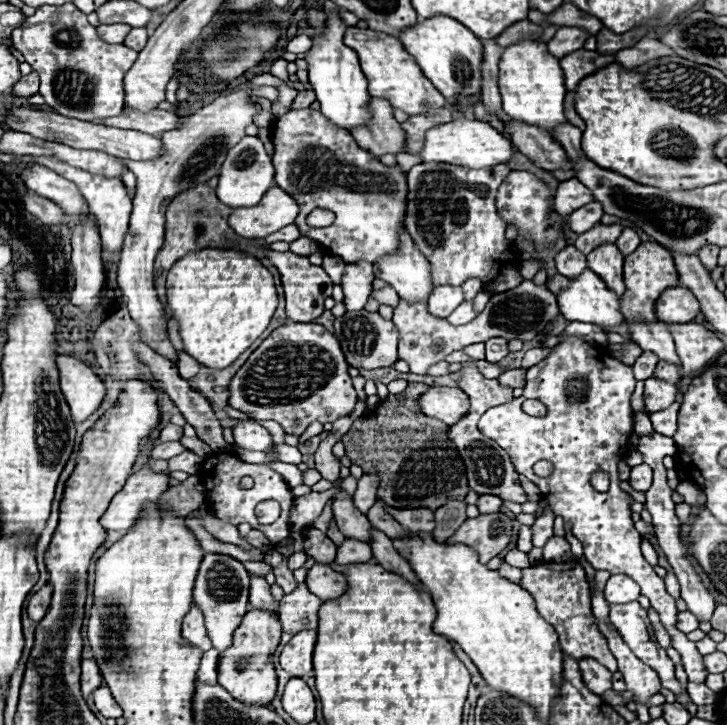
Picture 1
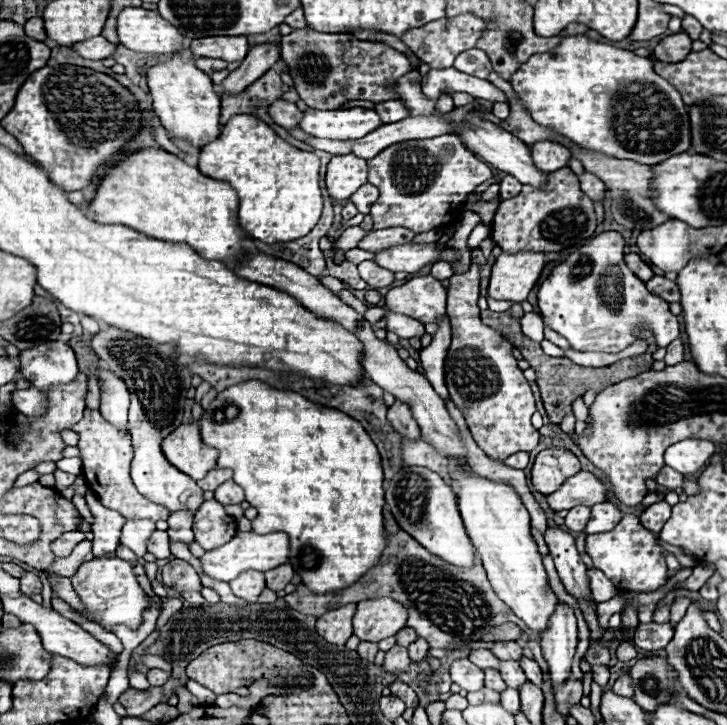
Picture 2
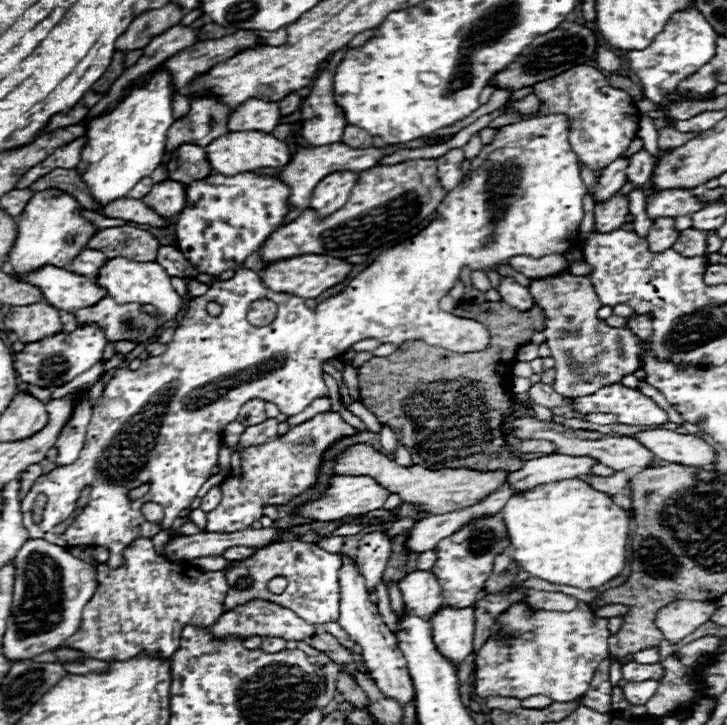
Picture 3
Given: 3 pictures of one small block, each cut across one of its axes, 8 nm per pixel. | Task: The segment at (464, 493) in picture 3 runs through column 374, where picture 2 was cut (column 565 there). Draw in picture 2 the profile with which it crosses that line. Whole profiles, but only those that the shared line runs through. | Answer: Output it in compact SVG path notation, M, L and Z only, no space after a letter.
M548 448L542 450L532 466L532 484L542 494L556 492L568 476L580 472L578 458L564 448Z

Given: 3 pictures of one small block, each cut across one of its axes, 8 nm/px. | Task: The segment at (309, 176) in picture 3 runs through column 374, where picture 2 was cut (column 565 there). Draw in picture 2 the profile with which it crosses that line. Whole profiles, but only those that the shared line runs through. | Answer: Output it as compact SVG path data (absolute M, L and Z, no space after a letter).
M538 140L530 144L530 152L536 168L544 172L554 172L558 168L564 168L568 164L568 158L572 156L568 148L550 140Z

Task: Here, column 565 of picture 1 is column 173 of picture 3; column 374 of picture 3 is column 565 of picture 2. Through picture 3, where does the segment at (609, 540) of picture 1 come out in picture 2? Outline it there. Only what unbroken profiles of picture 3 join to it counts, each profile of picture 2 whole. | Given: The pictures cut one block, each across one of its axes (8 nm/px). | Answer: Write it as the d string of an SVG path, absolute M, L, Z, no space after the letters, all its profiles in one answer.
M602 232L568 254L540 284L538 306L542 316L552 330L570 342L572 350L618 354L636 340L630 322L652 322L660 348L666 348L680 336L678 318L668 310L666 300L650 294L646 284L626 266L624 246L626 242L620 232Z

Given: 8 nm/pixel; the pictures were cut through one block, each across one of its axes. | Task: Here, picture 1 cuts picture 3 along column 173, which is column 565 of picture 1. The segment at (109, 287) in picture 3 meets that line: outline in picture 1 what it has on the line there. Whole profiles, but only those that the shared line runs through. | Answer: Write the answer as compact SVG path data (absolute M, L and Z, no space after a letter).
M590 268L580 276L570 278L570 284L562 288L556 298L560 312L568 322L588 322L602 328L620 326L624 322L618 312L620 298L614 292L608 292L602 278Z

